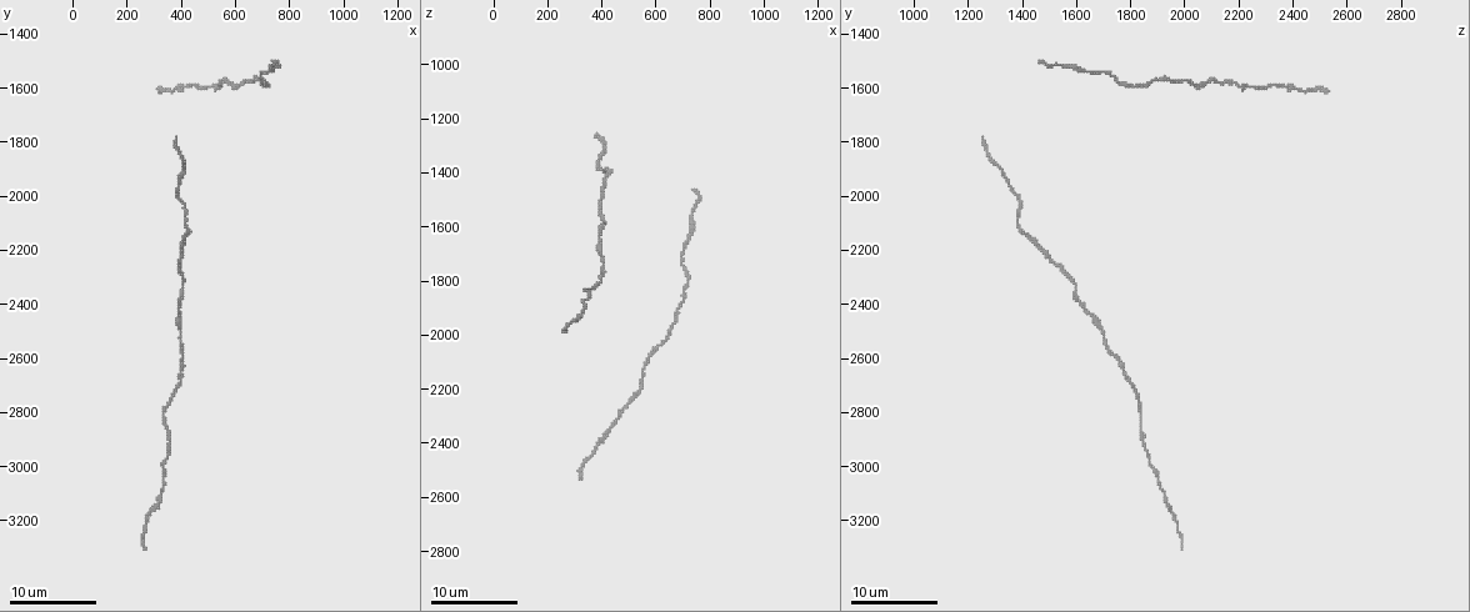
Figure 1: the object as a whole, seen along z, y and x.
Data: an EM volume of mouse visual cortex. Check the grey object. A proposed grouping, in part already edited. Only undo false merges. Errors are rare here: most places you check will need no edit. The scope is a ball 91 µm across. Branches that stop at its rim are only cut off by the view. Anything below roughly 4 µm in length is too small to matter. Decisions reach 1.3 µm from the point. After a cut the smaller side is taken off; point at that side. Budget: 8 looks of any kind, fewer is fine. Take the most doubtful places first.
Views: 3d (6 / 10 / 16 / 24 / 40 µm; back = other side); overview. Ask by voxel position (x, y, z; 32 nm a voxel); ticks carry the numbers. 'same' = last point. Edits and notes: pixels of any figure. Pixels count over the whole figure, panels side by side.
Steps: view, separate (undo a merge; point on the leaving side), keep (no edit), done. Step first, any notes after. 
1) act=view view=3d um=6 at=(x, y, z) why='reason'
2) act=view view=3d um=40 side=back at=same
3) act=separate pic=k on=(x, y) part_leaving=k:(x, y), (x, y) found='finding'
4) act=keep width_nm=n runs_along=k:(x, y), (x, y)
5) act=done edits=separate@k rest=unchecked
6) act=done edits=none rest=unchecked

act=view view=3d um=10 at=(340, 2850, 1830) why='thick turns thin'

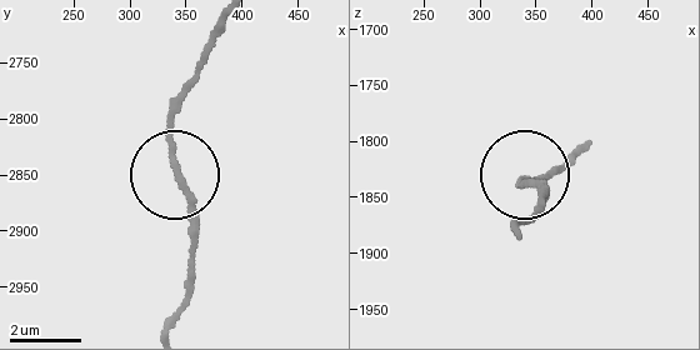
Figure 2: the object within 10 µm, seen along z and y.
act=keep runs_along=2:(225, 24), (168, 131), (195, 254) found='one neuron here'

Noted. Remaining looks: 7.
act=view view=3d um=16 at=(510, 1590, 2250) why='a narrow waist'

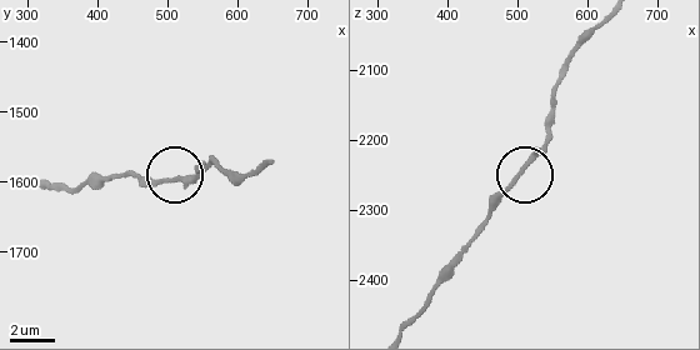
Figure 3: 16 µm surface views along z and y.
act=view view=3d um=6 at=(505, 1595, 2245)

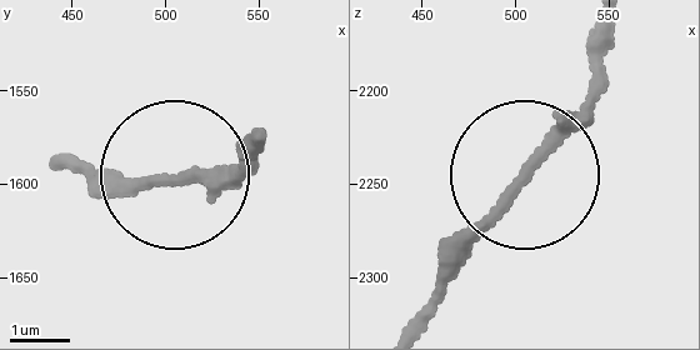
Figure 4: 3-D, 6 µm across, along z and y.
act=keep runs_along=4:(609, 28), (604, 71), (434, 291) found='all the same neuron'

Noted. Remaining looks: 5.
act=view view=3d um=10 at=(330, 3080, 1920) why='sudden change in width'

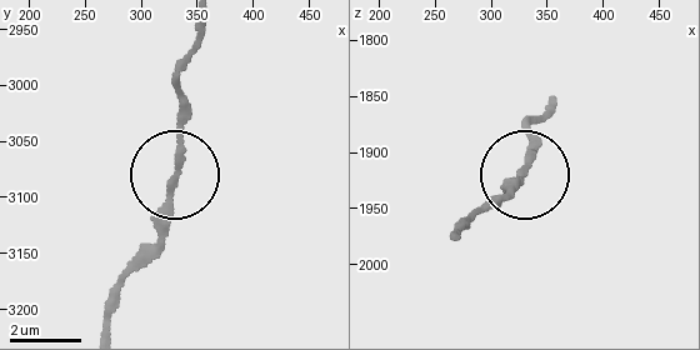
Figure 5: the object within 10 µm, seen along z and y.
act=view view=3d um=6 at=(326, 3090, 1918)

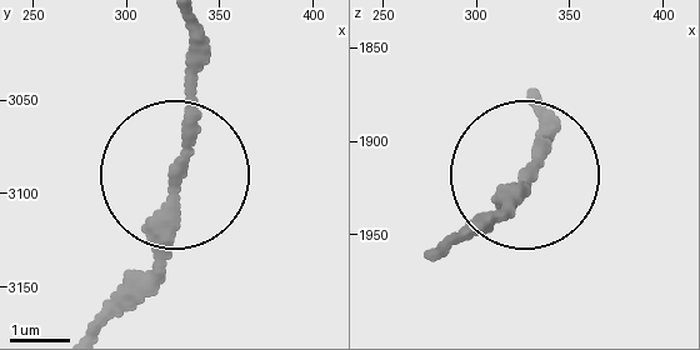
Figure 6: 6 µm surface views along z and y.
act=keep found='one neuron here'

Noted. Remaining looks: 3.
act=view view=3d um=10 at=(410, 2570, 1720) why='calibre changes'

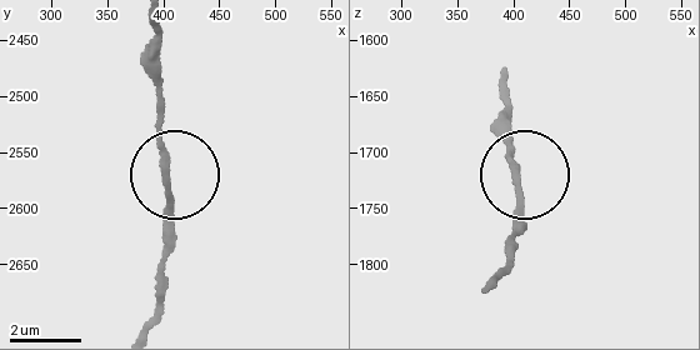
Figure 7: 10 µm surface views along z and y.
act=view view=3d um=10 side=back at=(404, 2570, 1720)

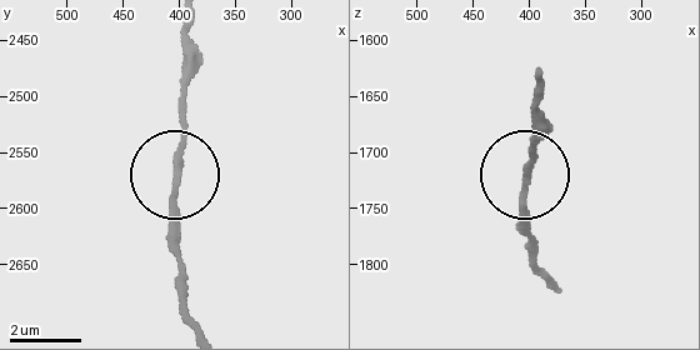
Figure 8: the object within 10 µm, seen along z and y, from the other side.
act=keep found='all the same neuron'

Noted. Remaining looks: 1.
act=done edits=none rest=unchecked

